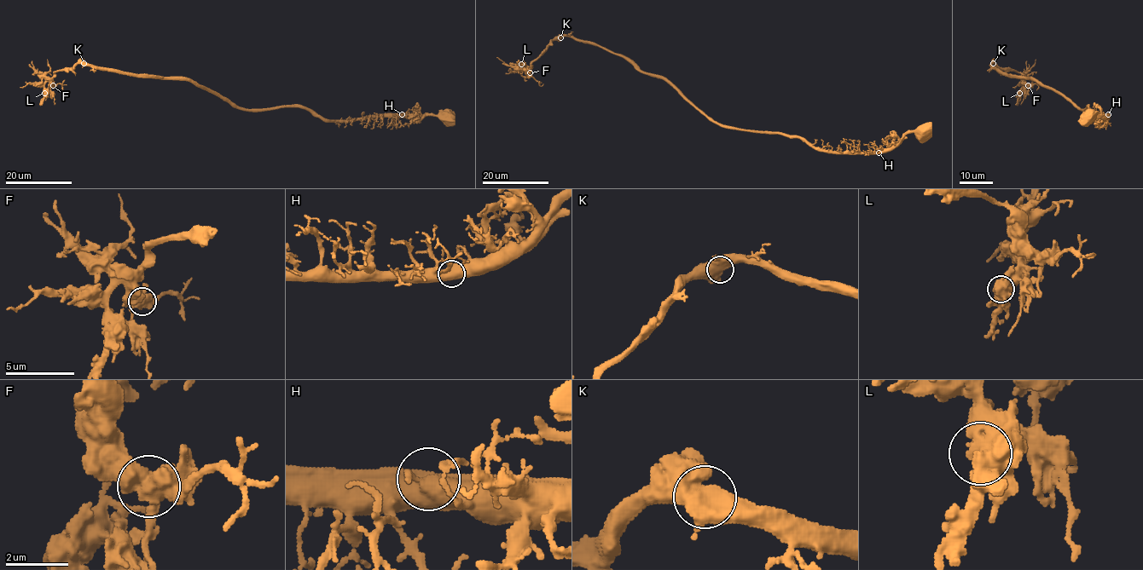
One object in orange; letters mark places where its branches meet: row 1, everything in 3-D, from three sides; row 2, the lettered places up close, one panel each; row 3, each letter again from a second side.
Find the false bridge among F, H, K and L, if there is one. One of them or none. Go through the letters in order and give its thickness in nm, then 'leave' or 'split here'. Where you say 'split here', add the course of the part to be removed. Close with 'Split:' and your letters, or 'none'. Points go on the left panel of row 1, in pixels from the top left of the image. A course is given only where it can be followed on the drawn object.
F: 600 nm | leave
H: 600 nm | split here | (402, 114), (430, 115)
K: 550 nm | leave
L: 550 nm | leave
Split: H

